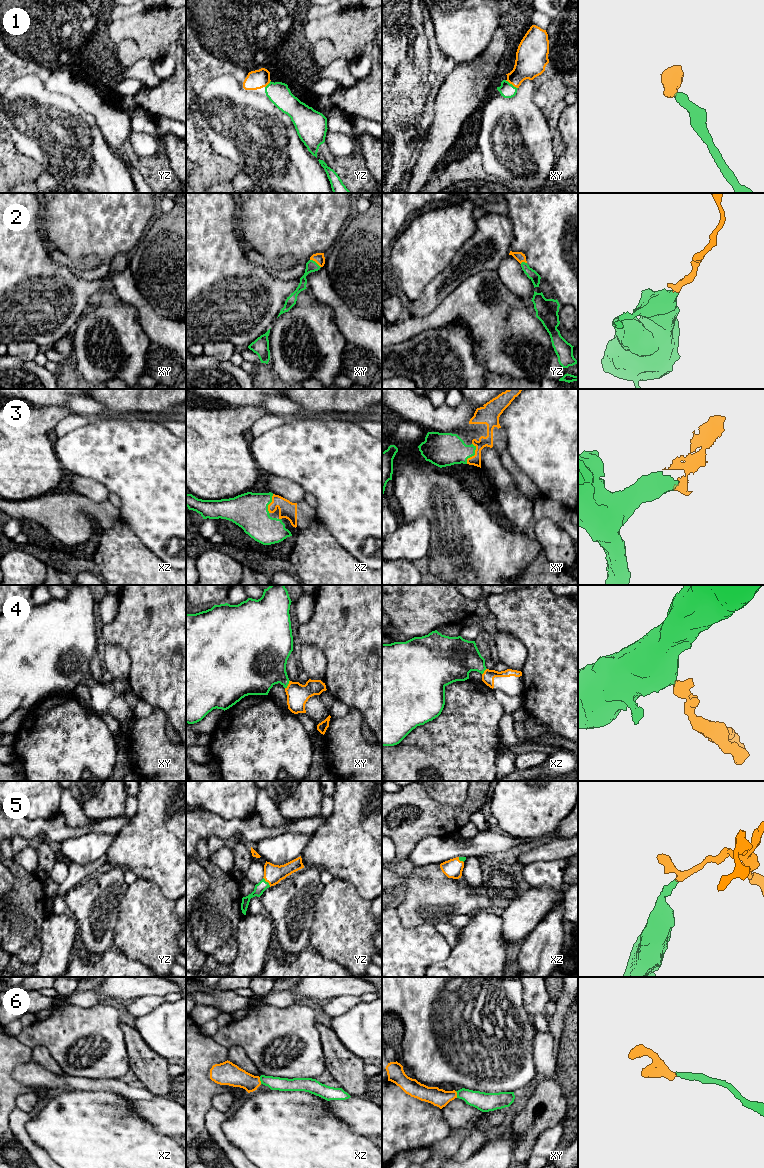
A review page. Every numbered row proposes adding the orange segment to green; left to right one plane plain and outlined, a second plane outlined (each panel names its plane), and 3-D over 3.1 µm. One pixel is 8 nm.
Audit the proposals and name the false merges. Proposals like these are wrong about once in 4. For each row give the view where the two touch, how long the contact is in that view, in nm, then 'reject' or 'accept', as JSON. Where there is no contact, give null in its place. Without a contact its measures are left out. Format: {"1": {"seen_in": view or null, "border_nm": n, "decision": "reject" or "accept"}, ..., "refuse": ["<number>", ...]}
{"1": {"seen_in": "xy", "border_nm": 120, "decision": "accept"}, "2": {"seen_in": "xy", "border_nm": 110, "decision": "accept"}, "3": {"seen_in": "xy", "border_nm": 180, "decision": "accept"}, "4": {"seen_in": "xy", "border_nm": 80, "decision": "accept"}, "5": {"seen_in": "yz", "border_nm": 100, "decision": "accept"}, "6": {"seen_in": "xz", "border_nm": 60, "decision": "accept"}, "refuse": []}

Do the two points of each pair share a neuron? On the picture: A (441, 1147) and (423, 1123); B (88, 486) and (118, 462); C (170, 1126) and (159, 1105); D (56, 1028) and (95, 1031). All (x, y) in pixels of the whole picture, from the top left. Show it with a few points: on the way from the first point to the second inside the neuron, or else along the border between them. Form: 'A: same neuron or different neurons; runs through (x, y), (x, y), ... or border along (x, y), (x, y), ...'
A: different neurons; border along (452, 1129), (444, 1138), (428, 1147)
B: different neurons; border along (73, 473), (94, 479), (109, 491)
C: same neuron; runs through (170, 1121), (160, 1110)
D: same neuron; runs through (66, 1031), (85, 1031)

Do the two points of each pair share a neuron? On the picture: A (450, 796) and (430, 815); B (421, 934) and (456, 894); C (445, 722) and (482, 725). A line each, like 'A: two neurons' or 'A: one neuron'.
A: two neurons
B: two neurons
C: one neuron

